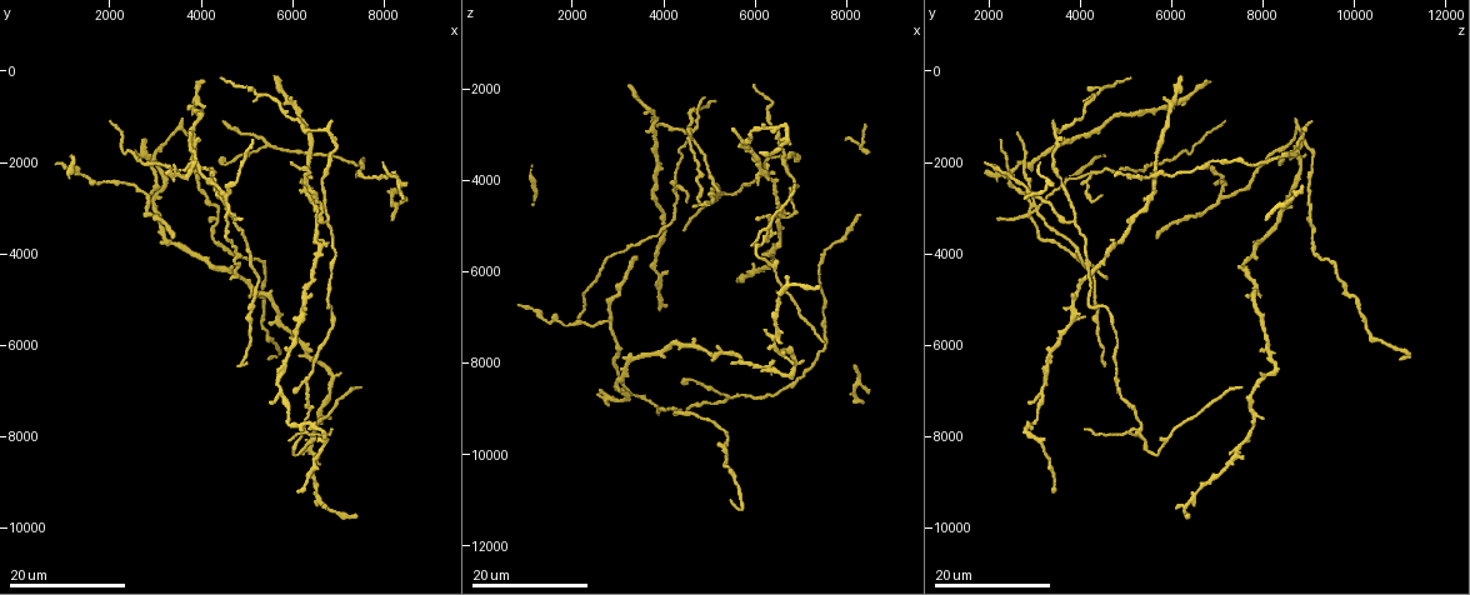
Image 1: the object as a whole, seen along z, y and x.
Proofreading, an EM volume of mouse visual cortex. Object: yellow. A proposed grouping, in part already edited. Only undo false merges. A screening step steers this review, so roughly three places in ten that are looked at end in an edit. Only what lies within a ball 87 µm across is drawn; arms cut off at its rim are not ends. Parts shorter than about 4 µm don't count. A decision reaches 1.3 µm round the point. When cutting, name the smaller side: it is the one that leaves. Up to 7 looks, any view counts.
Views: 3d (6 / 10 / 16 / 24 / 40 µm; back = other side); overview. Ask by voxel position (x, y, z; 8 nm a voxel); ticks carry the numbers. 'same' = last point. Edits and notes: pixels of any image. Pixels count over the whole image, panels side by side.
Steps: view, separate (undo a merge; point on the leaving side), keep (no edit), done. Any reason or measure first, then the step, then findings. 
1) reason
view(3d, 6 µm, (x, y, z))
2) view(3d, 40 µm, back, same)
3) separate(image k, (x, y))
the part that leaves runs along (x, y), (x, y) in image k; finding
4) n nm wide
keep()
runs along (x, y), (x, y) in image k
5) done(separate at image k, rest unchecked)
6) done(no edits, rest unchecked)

three-way junction
view(3d, 24 µm, (2850, 2800, 7150))

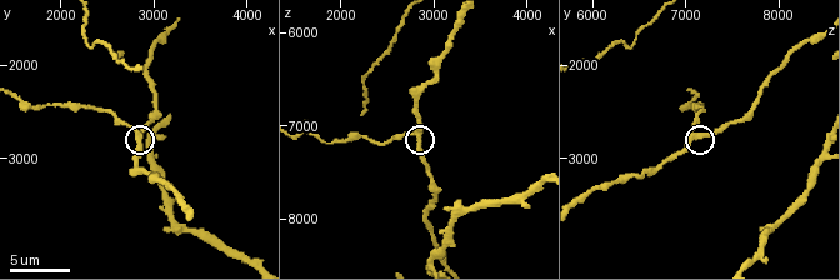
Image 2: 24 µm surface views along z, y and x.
view(3d, 10 µm, (2850, 2750, 7100))

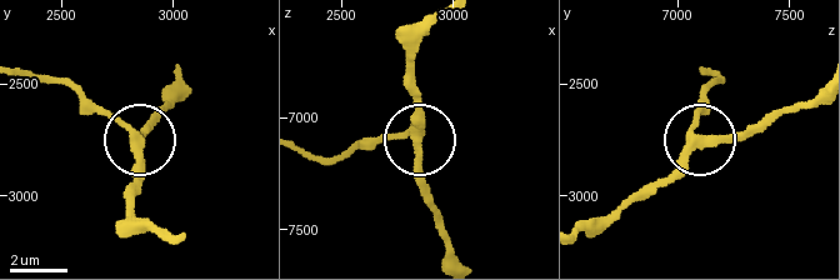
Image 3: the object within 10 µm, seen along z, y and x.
from behind
view(3d, 10 µm, back, (2840, 2760, 7080))

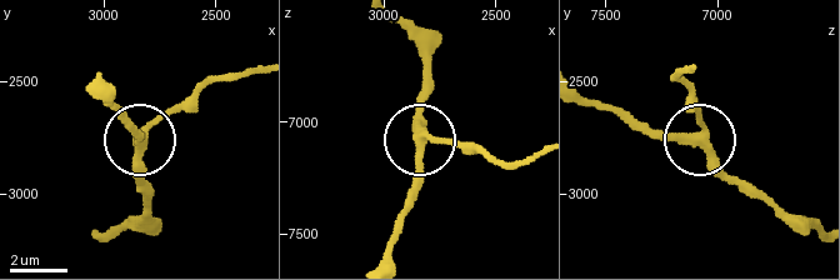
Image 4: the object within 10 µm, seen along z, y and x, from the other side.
300 nm wide
keep()
all the same neuron

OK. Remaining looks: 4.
three arms meet
view(3d, 16 µm, (6700, 3350, 3850))

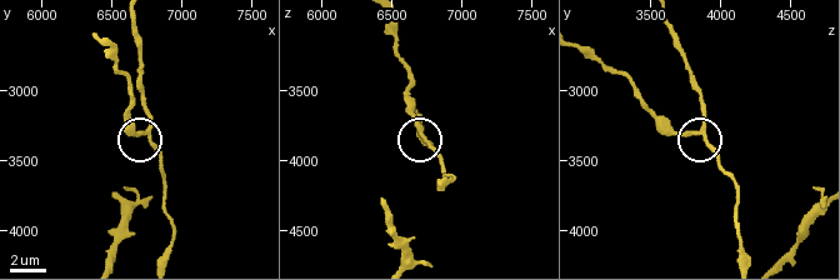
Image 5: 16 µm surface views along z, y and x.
view(3d, 6 µm, (6740, 3300, 3860))

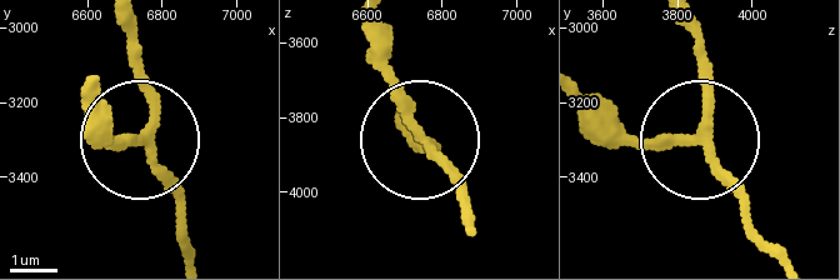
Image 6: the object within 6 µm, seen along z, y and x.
3 arms
keep()
continuous, no second neuron

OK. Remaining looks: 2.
thick turns thin
view(3d, 16 µm, (6350, 7450, 5250))

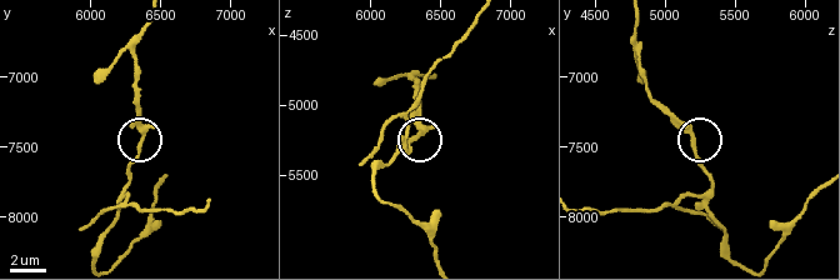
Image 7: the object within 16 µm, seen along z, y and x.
closer look
view(3d, 6 µm, (6360, 7440, 5180))

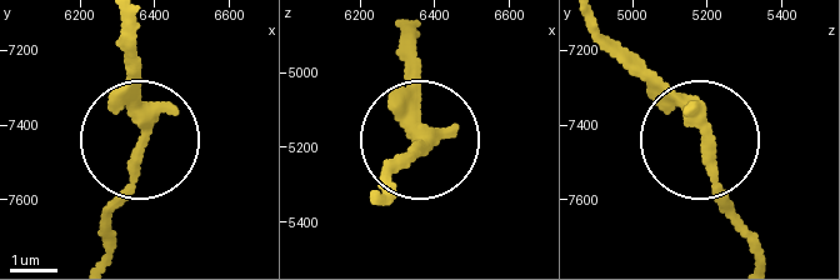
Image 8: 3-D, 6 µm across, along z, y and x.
keep()
runs along (591, 28), (688, 123), (735, 226) in image 8; all the same neuron

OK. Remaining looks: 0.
done(no edits, rest unchecked)

